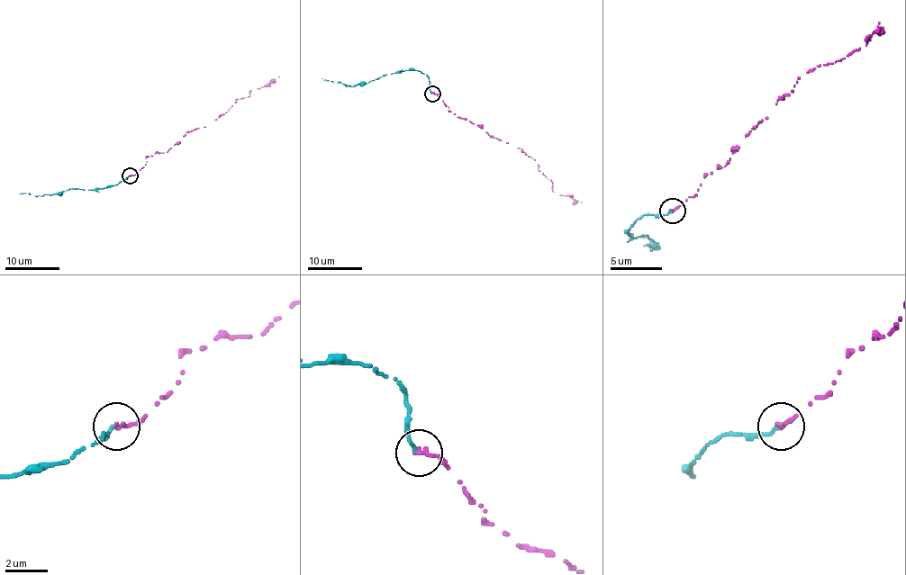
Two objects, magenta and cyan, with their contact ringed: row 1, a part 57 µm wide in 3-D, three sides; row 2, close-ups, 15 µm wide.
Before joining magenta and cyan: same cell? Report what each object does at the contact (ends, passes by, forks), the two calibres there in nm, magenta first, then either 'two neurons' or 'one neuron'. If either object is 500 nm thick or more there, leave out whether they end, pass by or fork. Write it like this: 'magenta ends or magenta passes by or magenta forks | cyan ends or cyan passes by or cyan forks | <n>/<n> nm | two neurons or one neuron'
magenta ends | cyan ends | 240/170 nm | one neuron

